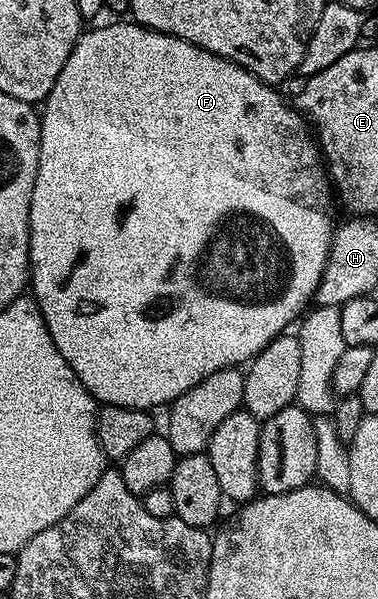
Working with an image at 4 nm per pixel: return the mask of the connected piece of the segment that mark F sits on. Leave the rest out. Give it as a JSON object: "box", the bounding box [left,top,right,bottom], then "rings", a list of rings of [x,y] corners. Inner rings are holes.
{"box":[29,19,335,411],"rings":[[[126,19],[115,20],[118,21],[115,25],[102,25],[99,29],[87,28],[83,32],[82,36],[78,38],[78,42],[72,47],[52,91],[46,96],[45,102],[41,106],[42,126],[38,140],[38,170],[30,200],[29,284],[32,286],[32,296],[38,302],[44,323],[52,335],[52,343],[56,343],[60,355],[64,355],[68,367],[72,367],[72,371],[76,371],[80,383],[84,383],[84,387],[93,395],[95,402],[102,405],[154,411],[157,405],[169,406],[170,402],[175,401],[181,393],[196,387],[196,383],[200,383],[205,377],[212,375],[212,371],[233,369],[249,362],[261,349],[268,347],[268,343],[272,343],[272,339],[283,336],[289,330],[286,328],[294,320],[295,324],[307,312],[308,306],[314,301],[314,292],[318,289],[322,271],[326,266],[330,240],[334,237],[335,226],[330,225],[330,213],[326,210],[330,205],[330,195],[332,197],[332,185],[328,180],[327,170],[320,164],[320,150],[307,122],[292,104],[284,100],[284,97],[284,102],[282,102],[282,97],[278,94],[279,90],[275,86],[266,84],[265,81],[252,75],[244,67],[240,67],[212,51],[204,51],[179,37],[173,37],[167,33],[157,33],[154,29],[145,29],[143,25],[122,20]]]}

